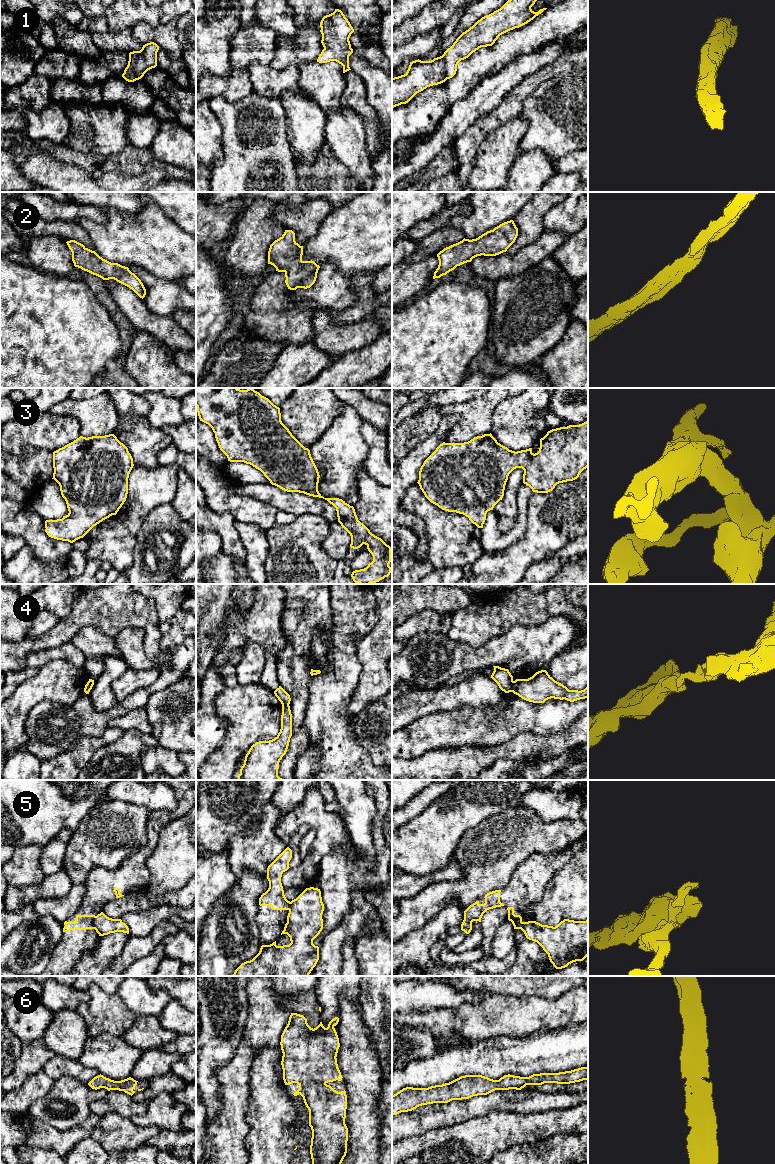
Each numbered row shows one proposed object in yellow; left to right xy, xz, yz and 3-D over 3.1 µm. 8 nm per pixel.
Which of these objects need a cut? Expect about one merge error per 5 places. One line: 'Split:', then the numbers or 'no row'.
Split: 4, 5

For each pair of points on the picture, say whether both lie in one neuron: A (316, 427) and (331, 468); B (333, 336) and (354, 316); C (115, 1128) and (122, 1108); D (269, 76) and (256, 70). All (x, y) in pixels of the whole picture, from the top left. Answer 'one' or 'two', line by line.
A: two
B: two
C: two
D: one

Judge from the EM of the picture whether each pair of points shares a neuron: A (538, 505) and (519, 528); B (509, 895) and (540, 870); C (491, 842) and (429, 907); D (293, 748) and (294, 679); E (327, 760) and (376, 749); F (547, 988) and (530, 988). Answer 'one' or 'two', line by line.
A: two
B: one
C: one
D: one
E: two
F: one

